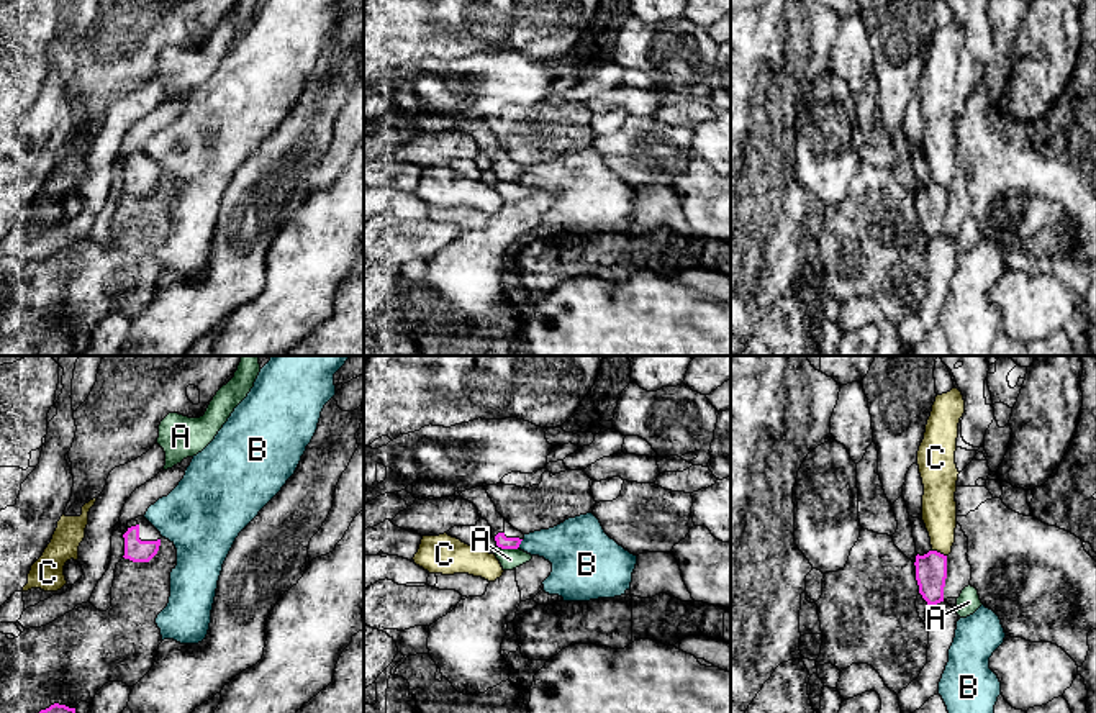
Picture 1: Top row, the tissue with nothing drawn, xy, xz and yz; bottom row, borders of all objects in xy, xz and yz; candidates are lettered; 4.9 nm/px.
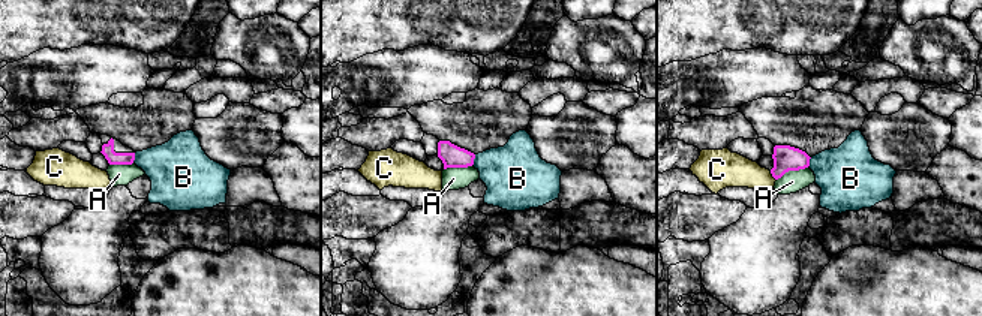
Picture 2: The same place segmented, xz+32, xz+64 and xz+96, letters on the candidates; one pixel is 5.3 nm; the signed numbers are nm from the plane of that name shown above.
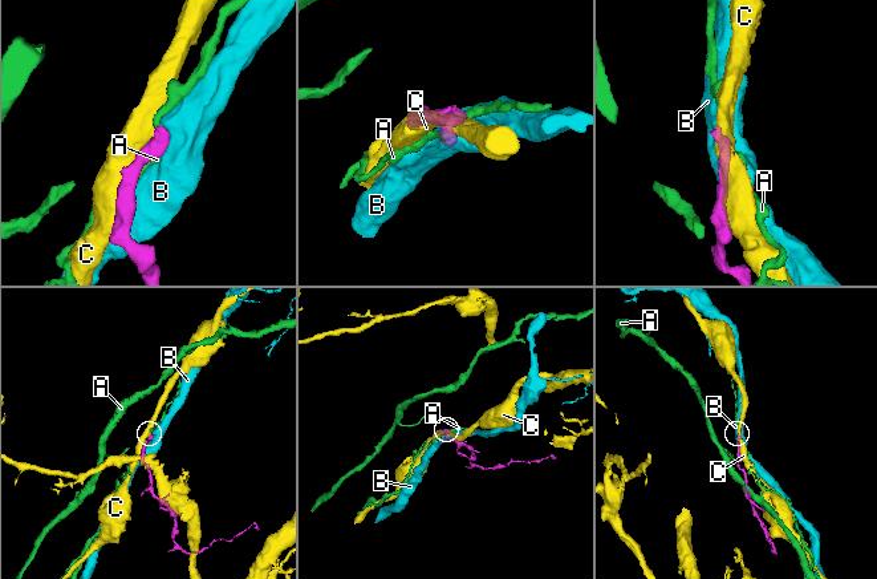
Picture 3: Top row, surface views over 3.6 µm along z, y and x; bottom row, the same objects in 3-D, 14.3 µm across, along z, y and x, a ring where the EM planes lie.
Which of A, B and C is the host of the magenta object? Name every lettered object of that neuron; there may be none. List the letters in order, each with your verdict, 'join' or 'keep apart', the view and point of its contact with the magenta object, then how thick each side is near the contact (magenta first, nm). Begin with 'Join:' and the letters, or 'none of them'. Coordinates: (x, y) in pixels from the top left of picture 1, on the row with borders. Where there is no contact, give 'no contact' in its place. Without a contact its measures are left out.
Join: none of them
A: keep apart | xz (508, 548) | 60/100 nm
B: keep apart | xz (520, 543) | 60/260 nm
C: keep apart | yz (939, 553) | 160/180 nm

